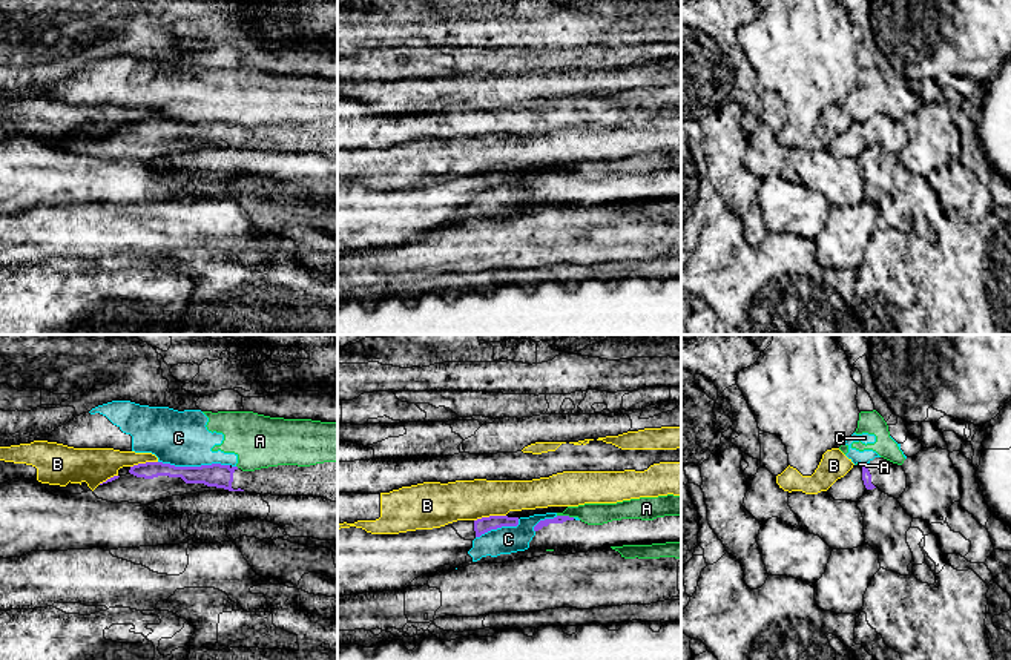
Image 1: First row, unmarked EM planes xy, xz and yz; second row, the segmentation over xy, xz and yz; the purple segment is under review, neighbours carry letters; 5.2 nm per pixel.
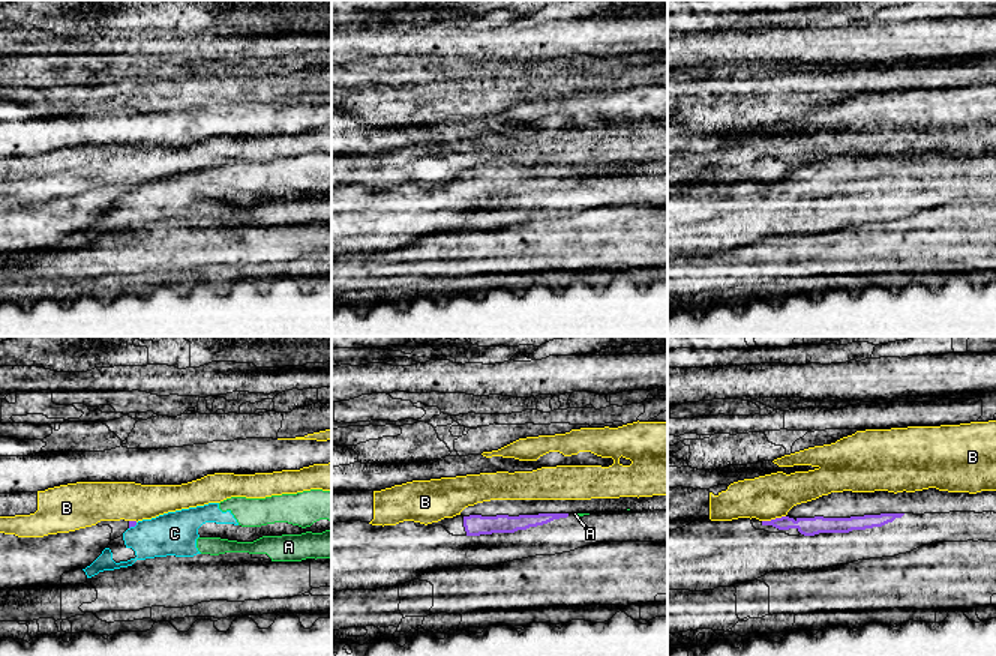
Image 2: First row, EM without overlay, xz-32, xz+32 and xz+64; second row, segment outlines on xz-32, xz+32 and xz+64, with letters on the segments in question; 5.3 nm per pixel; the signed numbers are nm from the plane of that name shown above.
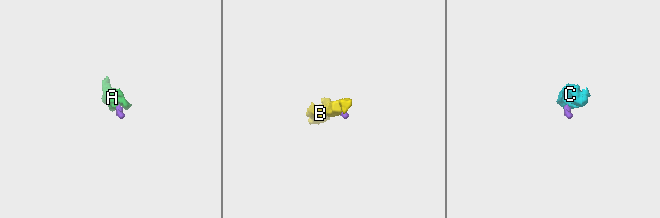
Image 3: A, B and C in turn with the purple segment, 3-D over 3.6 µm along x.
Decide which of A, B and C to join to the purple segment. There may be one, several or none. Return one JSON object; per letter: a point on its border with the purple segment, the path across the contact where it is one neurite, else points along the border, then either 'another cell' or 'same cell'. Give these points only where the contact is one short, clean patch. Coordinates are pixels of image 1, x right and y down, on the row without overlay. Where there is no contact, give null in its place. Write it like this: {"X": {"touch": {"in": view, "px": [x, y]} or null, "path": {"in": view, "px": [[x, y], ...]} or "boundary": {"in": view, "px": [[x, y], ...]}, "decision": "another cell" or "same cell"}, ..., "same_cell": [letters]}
{"A": {"touch": {"in": "xz", "px": [565, 172]}, "boundary": {"in": "xz", "px": [[557, 171], [573, 174]]}, "decision": "another cell"}, "B": {"touch": {"in": "xz", "px": [490, 172]}, "boundary": {"in": "xz", "px": [[505, 171], [490, 171], [474, 177]]}, "decision": "another cell"}, "C": {"touch": {"in": "xy", "px": [194, 123]}, "decision": "another cell"}, "same_cell": []}

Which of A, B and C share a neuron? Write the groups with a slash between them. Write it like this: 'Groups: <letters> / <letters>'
Groups: A C / B

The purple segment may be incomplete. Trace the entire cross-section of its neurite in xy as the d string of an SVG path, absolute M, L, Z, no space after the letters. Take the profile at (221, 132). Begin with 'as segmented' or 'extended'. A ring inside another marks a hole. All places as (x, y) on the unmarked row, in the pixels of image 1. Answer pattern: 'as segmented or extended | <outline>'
extended | M146 118L130 123L129 129L144 135L181 134L186 140L204 140L261 152L313 152L338 158L338 118L310 123L278 121L255 127L242 127L238 123L221 120L175 123L163 118Z

